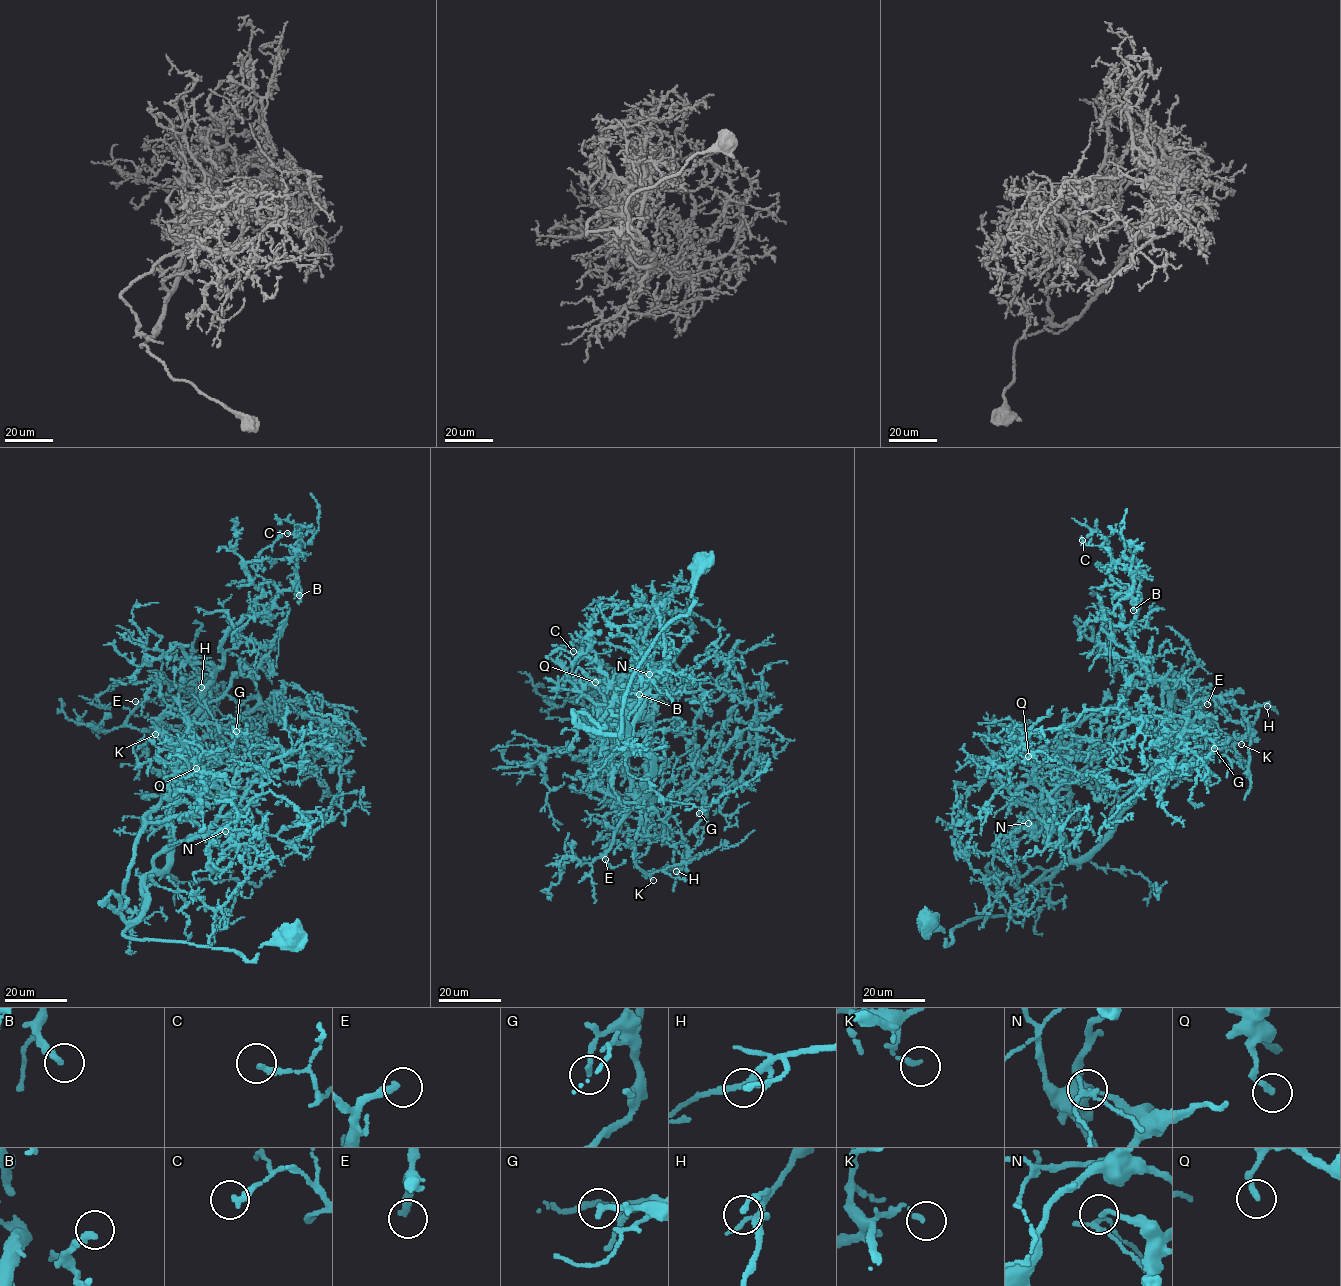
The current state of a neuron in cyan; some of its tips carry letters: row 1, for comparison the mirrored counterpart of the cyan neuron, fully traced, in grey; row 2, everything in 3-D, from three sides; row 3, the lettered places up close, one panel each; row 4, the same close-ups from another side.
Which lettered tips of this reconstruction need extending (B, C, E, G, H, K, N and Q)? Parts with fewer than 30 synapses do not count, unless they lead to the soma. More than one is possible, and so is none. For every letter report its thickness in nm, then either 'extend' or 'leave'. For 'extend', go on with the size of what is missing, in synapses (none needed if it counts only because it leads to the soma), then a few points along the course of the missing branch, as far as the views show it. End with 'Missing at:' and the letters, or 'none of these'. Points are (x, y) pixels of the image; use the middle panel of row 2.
B: 240 nm | leave
C: 220 nm | leave
E: 280 nm | extend | 90 syn | (605, 859), (597, 869), (594, 889), (578, 906), (547, 912)
G: 190 nm | leave
H: 180 nm | leave
K: 170 nm | leave
N: 120 nm | leave
Q: 200 nm | leave
Missing at: E

